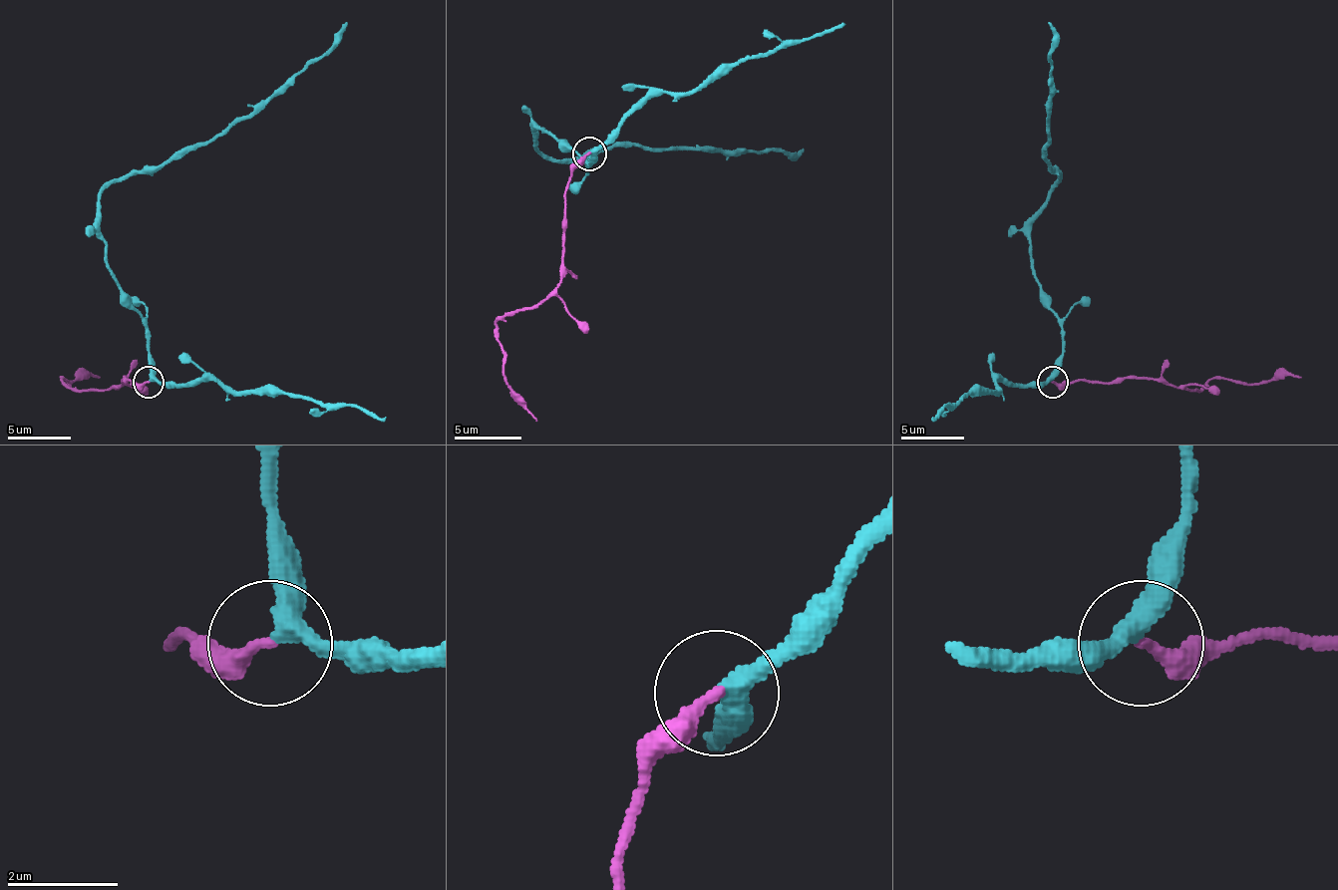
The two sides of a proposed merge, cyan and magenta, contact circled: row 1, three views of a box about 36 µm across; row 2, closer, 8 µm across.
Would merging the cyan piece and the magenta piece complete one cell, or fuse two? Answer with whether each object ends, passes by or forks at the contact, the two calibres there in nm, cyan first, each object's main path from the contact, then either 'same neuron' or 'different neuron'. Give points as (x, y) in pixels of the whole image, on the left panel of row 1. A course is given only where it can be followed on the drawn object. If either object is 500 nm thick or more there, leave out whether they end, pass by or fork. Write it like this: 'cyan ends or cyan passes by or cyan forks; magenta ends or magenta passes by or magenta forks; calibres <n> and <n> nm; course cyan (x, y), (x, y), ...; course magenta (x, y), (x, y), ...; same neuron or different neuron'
cyan passes by; magenta ends; calibres 340 and 240 nm; course cyan (149, 383), (146, 320), (121, 288), (105, 253), (99, 196), (111, 184), (152, 174), (253, 118), (347, 23); course magenta (149, 383), (73, 389), (64, 380), (70, 383), (99, 376); same neuron

